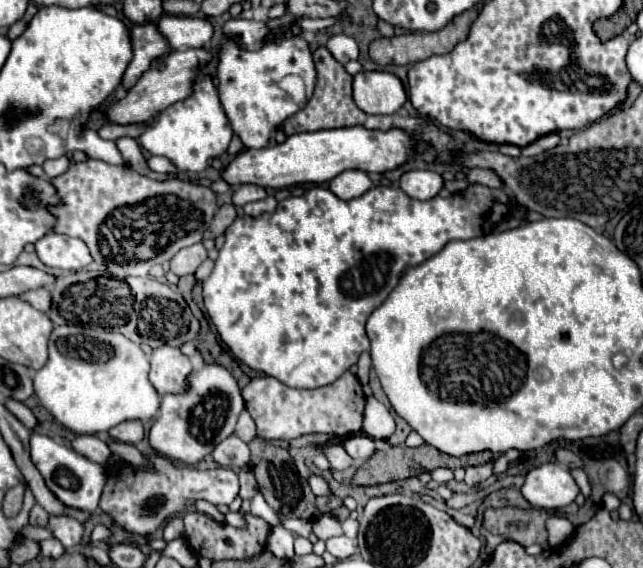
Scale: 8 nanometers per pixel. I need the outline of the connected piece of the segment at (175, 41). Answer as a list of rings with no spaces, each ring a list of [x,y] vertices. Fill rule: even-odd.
[[[162,16],[158,22],[158,30],[168,38],[174,50],[200,48],[208,44],[214,34],[214,28],[206,18]]]

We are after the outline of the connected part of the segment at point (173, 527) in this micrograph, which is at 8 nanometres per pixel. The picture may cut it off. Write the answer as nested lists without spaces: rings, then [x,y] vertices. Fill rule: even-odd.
[[[179,518],[180,521],[177,522],[173,520],[173,522],[167,523],[163,528],[163,539],[166,542],[170,542],[174,539],[182,537],[184,533],[184,523],[182,518]]]

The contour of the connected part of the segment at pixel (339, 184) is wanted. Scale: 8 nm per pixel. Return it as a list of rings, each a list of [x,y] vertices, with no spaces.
[[[346,170],[338,174],[334,180],[330,180],[330,190],[342,200],[352,200],[370,188],[372,188],[372,180],[362,170]]]

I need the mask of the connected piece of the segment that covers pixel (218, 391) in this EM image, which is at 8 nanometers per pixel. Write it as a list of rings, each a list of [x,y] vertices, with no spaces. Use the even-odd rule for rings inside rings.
[[[208,364],[194,370],[186,378],[188,390],[180,394],[164,394],[156,422],[150,428],[150,446],[172,460],[184,464],[198,464],[208,456],[224,438],[234,432],[236,420],[244,410],[244,400],[236,378],[220,364]]]

